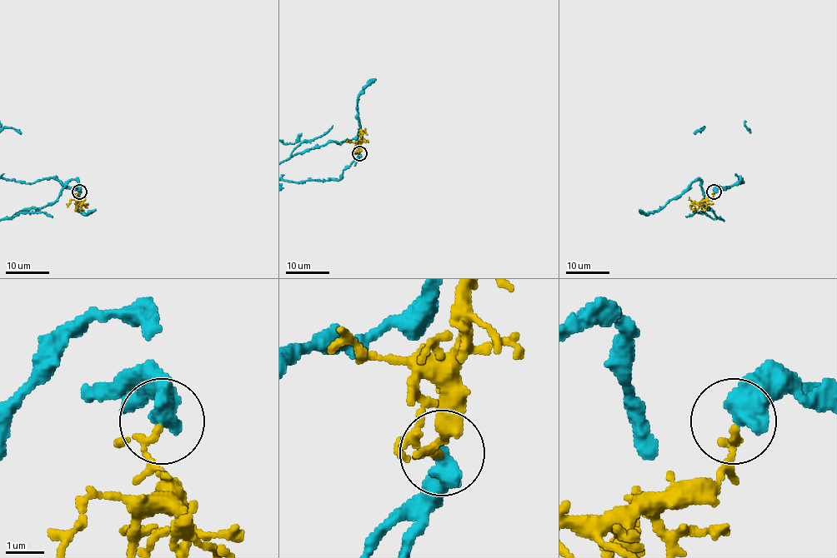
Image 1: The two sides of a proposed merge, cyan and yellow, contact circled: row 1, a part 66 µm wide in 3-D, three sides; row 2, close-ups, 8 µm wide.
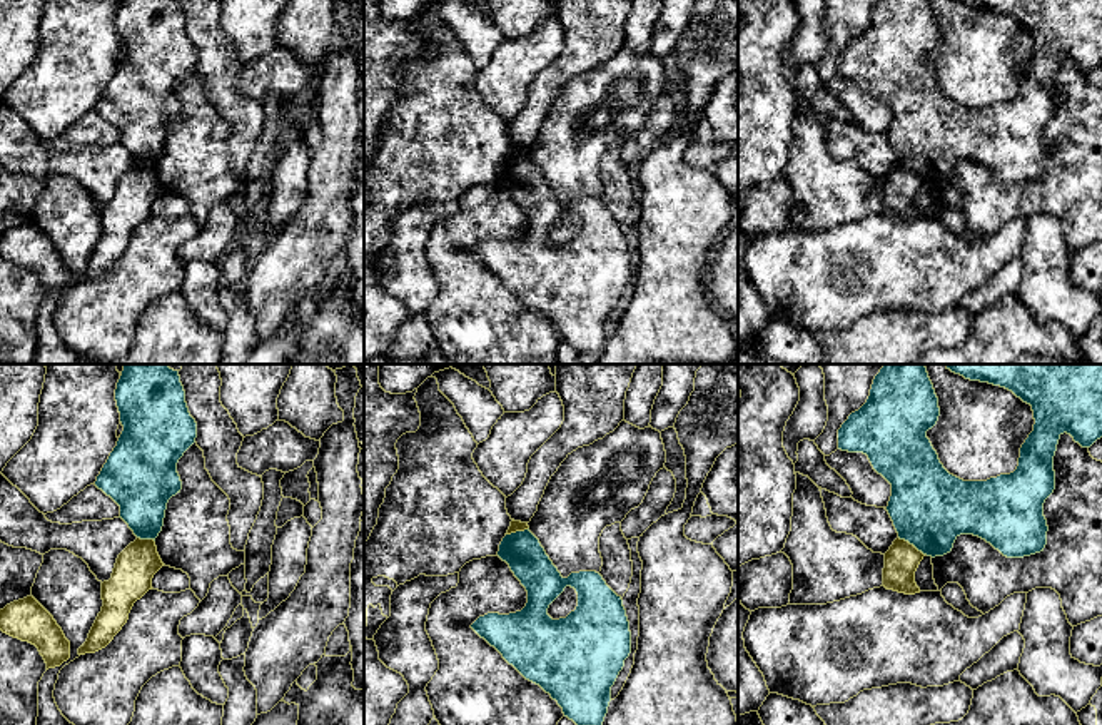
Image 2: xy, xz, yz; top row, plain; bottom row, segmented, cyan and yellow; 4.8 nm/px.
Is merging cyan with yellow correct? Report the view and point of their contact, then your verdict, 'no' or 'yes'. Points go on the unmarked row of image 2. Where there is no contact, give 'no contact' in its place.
contact yz (912, 169); no

